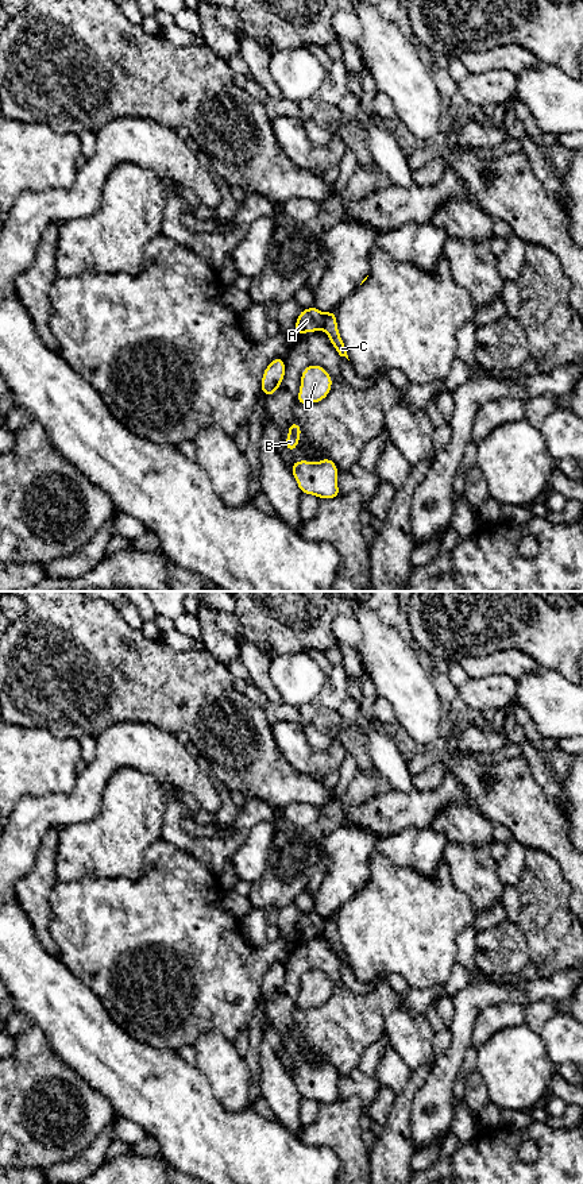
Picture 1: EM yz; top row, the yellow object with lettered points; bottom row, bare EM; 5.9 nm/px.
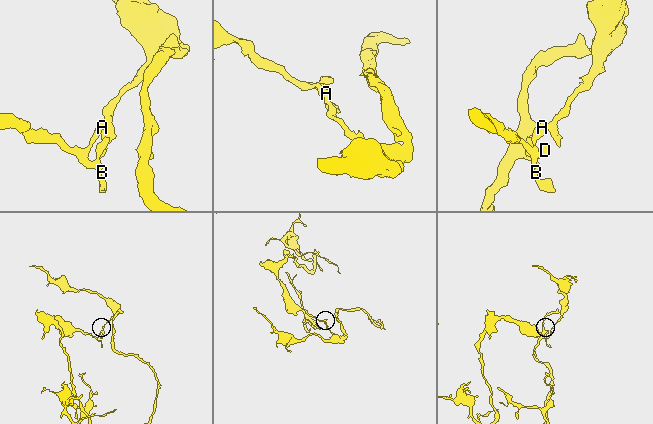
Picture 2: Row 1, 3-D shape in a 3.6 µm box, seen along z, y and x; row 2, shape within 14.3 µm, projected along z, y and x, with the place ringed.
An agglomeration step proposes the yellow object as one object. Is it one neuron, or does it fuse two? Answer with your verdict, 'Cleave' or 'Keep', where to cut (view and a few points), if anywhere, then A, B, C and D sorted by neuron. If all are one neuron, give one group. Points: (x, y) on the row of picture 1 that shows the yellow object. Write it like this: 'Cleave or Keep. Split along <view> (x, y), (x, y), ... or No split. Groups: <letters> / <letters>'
Cleave. Split along yz (325, 315), (321, 328). Groups: A B D / C

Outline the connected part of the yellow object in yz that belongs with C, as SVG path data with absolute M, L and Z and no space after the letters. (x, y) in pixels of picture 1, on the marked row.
M329 311L328 313L325 313L323 329L328 335L328 338L329 338L332 346L335 347L335 350L337 351L337 354L340 356L345 356L348 359L344 342L341 340L339 329L337 329L337 321L336 321L335 312Z

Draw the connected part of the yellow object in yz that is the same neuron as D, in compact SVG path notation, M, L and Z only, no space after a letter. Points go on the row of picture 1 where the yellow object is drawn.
M310 365L302 371L297 402L298 404L320 402L328 396L331 387L332 378L328 374L328 371L318 365Z

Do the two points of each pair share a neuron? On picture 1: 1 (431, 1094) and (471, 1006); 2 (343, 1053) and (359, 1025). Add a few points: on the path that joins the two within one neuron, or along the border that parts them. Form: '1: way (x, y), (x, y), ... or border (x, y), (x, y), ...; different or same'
1: way (444, 1072), (459, 1046), (460, 1028); same
2: way (350, 1046), (354, 1042), (354, 1032); same

